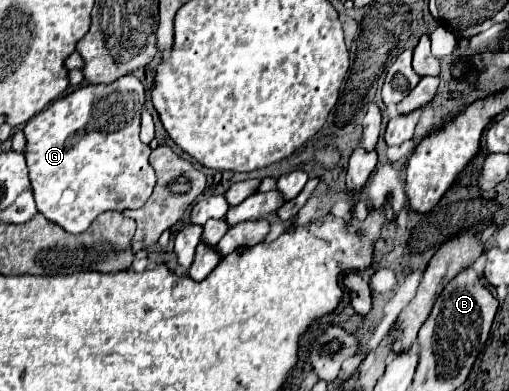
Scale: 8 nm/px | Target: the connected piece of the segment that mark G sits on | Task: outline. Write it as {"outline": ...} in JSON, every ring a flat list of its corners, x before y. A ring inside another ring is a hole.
{"outline":[[127,74,111,84,81,84,71,94,57,98,25,128,25,160,29,178,37,202,37,210,51,222,59,224,69,234,79,234,107,210,141,208,153,192,155,170,149,164,151,148,139,140,139,118,145,104,145,88,133,76]]}

